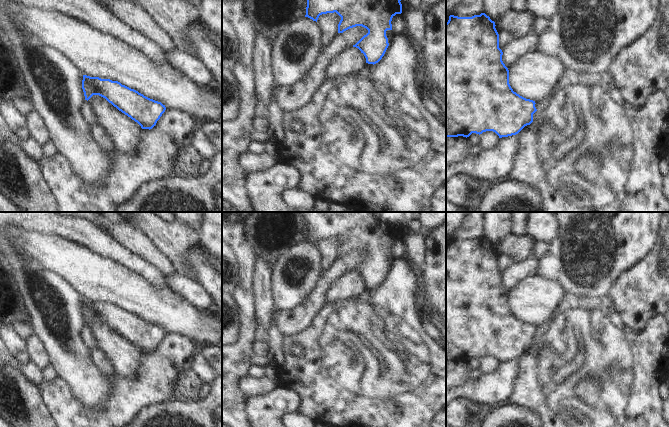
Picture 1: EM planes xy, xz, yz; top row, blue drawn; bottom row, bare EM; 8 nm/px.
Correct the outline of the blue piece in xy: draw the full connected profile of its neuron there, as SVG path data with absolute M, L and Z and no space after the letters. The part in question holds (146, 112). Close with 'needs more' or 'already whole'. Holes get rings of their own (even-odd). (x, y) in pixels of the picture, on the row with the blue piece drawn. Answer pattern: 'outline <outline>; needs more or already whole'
outline M83 75L82 89L85 100L93 95L105 98L119 111L137 122L142 129L152 129L166 107L118 81Z; already whole

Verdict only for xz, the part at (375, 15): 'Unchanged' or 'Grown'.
Unchanged.

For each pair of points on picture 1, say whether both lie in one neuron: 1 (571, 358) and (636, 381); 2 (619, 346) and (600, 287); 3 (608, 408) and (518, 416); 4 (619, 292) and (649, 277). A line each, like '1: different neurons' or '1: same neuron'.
1: same neuron
2: different neurons
3: different neurons
4: same neuron

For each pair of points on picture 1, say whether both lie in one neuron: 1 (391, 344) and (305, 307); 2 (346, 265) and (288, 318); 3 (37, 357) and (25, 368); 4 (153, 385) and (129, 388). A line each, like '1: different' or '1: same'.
1: different
2: same
3: different
4: same

